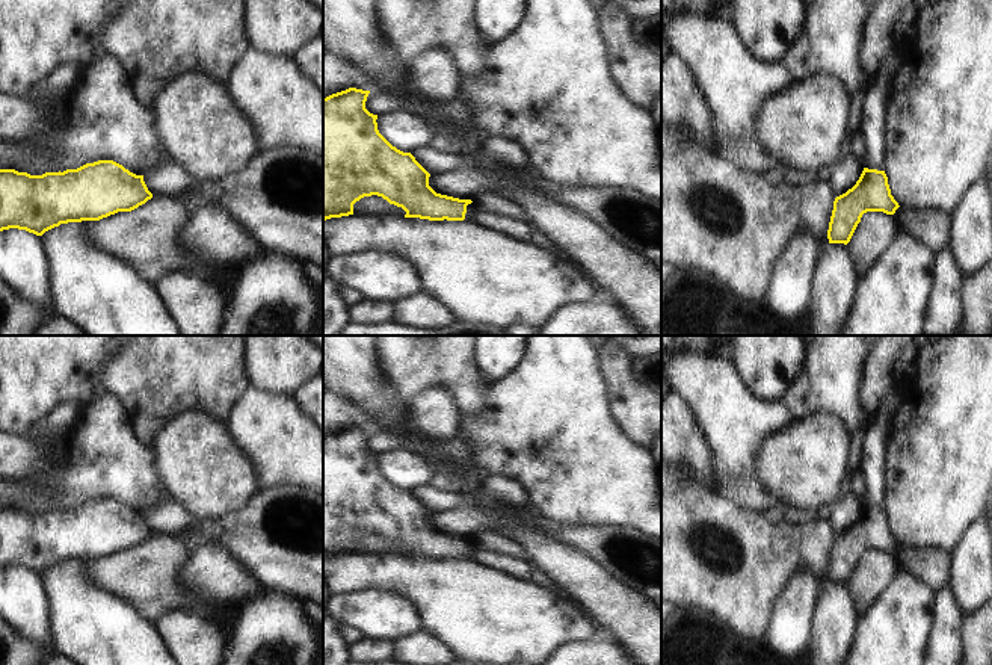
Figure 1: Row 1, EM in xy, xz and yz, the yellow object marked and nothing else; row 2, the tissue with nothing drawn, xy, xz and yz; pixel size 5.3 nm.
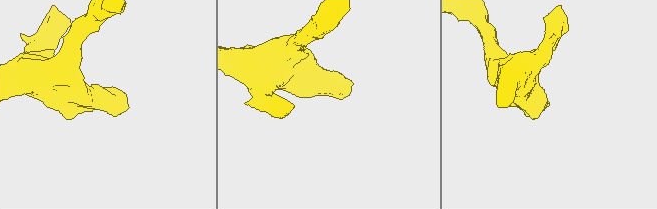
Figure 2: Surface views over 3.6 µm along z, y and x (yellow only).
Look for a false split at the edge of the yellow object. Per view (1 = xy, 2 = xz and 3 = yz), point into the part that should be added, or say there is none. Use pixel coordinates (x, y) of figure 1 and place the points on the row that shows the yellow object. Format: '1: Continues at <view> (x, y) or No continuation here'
1: No continuation here
2: No continuation here
3: No continuation here.

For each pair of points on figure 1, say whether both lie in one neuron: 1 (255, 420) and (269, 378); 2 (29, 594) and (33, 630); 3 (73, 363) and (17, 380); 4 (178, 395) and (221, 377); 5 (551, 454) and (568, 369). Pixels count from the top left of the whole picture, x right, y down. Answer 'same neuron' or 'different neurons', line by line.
1: different neurons
2: same neuron
3: same neuron
4: same neuron
5: same neuron

